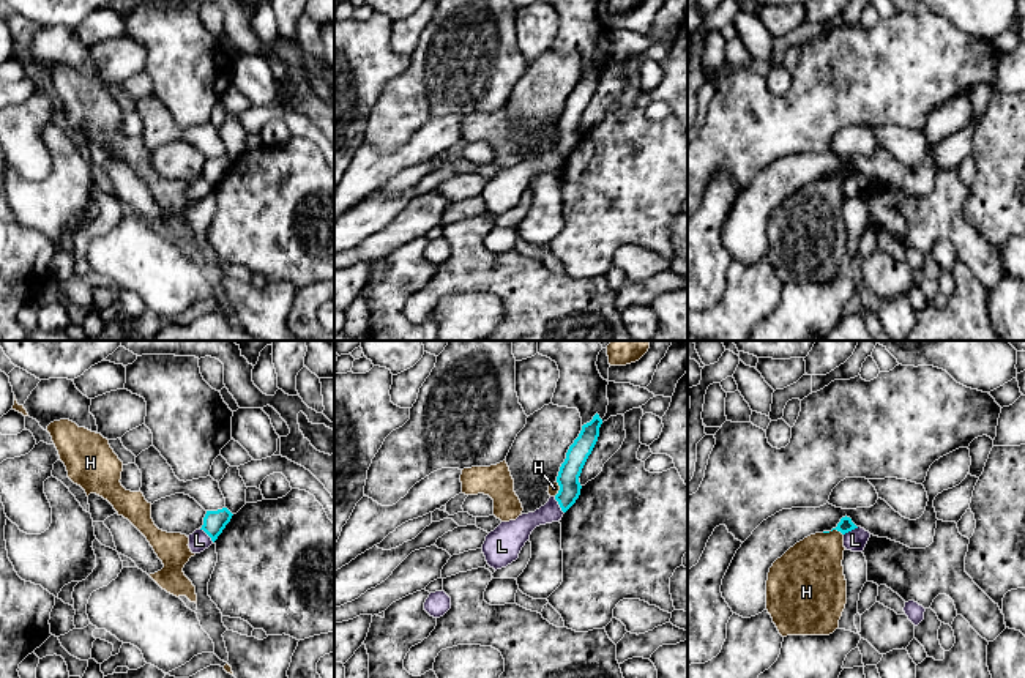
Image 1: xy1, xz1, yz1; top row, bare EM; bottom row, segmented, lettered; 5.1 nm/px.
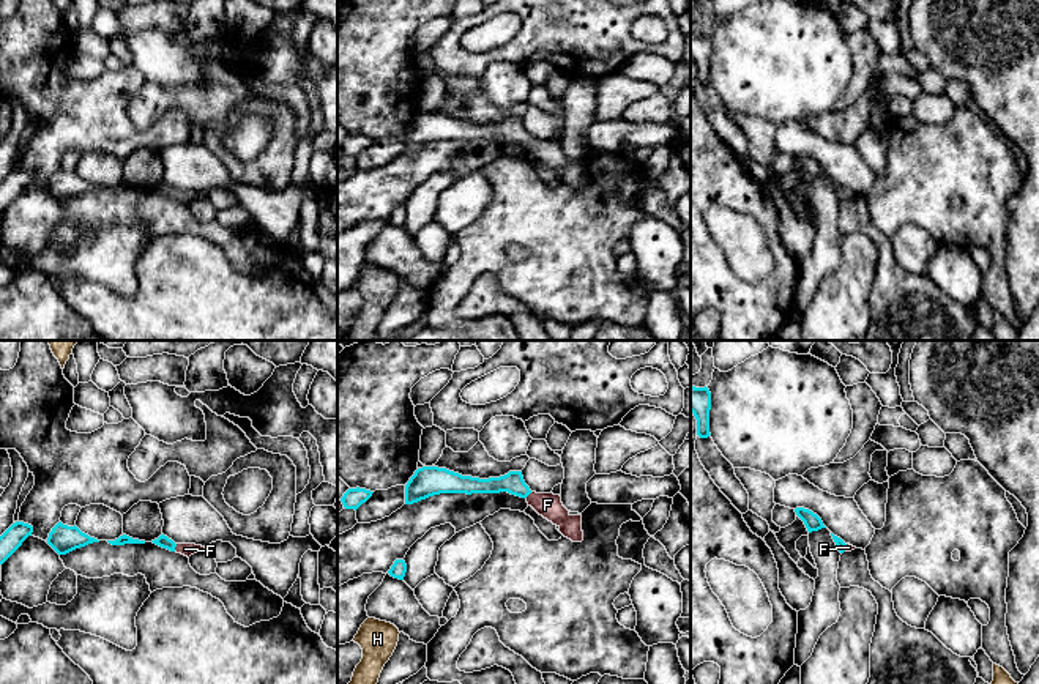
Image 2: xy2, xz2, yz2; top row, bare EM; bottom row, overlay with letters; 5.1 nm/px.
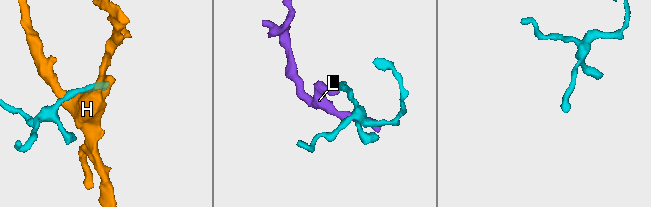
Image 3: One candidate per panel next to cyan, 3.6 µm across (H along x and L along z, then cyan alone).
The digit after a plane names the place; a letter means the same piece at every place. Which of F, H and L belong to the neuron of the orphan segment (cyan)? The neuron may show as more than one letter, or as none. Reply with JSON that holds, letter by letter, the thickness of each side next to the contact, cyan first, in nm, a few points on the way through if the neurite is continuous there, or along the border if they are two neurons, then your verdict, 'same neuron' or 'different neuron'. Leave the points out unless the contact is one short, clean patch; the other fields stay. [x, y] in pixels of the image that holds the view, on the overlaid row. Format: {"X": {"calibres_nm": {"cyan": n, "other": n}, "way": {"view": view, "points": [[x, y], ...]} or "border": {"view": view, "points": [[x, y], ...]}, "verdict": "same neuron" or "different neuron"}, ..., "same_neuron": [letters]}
{"F": {"calibres_nm": {"cyan": 70, "other": 60}, "way": {"view": "xy2", "points": [[163, 541], [175, 546], [185, 549]]}, "verdict": "same neuron"}, "H": {"calibres_nm": {"cyan": 70, "other": 320}, "verdict": "different neuron"}, "L": {"calibres_nm": {"cyan": 110, "other": 120}, "border": {"view": "xz1", "points": [[554, 497], [563, 513]]}, "verdict": "different neuron"}, "same_neuron": ["F"]}

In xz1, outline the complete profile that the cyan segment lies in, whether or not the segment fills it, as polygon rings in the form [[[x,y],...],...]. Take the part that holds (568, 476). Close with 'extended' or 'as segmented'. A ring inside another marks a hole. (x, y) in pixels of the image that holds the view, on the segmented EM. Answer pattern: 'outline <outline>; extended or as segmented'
outline [[[596,413],[590,423],[582,426],[579,437],[569,446],[566,459],[560,467],[557,476],[560,490],[555,495],[555,500],[558,501],[563,512],[566,512],[580,495],[582,486],[579,482],[579,476],[598,441],[601,424],[602,419]]]; as segmented

